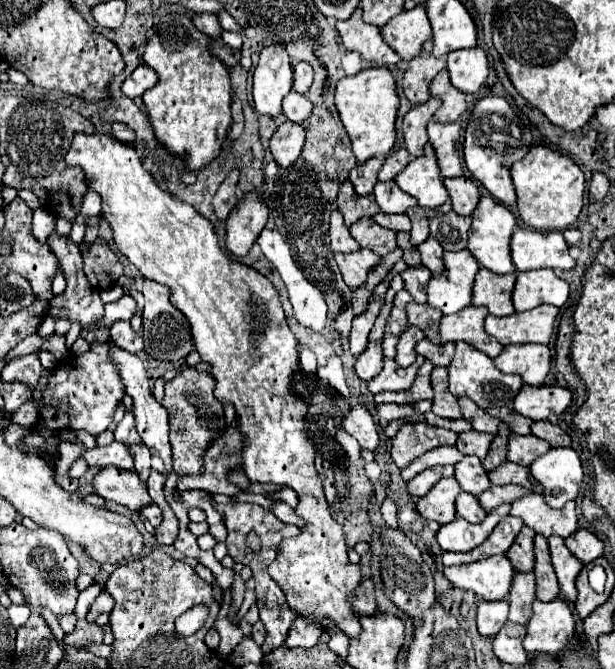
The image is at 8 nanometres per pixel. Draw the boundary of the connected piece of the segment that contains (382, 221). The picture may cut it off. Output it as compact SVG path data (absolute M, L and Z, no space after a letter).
M377 213L375 217L375 223L385 227L385 229L391 229L391 231L411 231L411 221L407 215L387 215L387 213Z

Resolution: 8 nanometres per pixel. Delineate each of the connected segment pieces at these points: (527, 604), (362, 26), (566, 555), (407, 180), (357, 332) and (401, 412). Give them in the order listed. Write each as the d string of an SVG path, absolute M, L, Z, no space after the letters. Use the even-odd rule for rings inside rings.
M515 573L509 591L509 621L527 625L531 617L531 603L535 601L535 575Z
M357 7L353 15L345 21L337 21L337 31L347 51L357 51L365 61L373 61L377 65L391 67L399 63L399 55L383 41L379 27L367 25L361 19L361 9Z
M549 537L547 543L549 543L555 575L559 579L559 589L565 595L565 599L573 603L577 599L575 579L577 579L583 563L579 563L579 559L575 559L575 555L569 553L569 549L565 547L565 543L563 543L561 537Z
M427 145L427 151L421 157L409 161L409 165L395 175L393 181L399 185L399 189L413 195L421 207L435 209L449 199L431 145Z
M389 275L383 283L377 285L375 293L373 293L371 299L369 299L367 309L365 309L359 317L353 319L353 327L351 327L351 333L349 333L349 351L351 351L355 357L363 353L363 347L367 347L369 331L371 331L371 327L373 327L373 323L375 323L375 317L379 315L379 309L381 309L381 305L383 305L383 295L385 295L385 291L387 291L387 287L389 287L391 277L393 277L393 275Z
M377 405L377 417L381 427L387 427L393 419L409 419L413 415L415 409L411 405Z

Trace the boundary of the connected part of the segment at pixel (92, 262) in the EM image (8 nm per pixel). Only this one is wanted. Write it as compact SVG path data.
M97 239L89 249L83 243L81 253L85 261L85 275L93 289L111 287L123 275L123 265L103 239Z

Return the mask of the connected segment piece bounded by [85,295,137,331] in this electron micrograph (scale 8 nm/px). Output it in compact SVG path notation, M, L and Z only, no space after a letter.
M123 295L119 301L105 305L105 315L99 321L99 327L85 327L85 331L95 331L95 329L111 327L111 323L115 323L115 321L129 321L133 317L135 309L137 309L135 299L131 295Z

